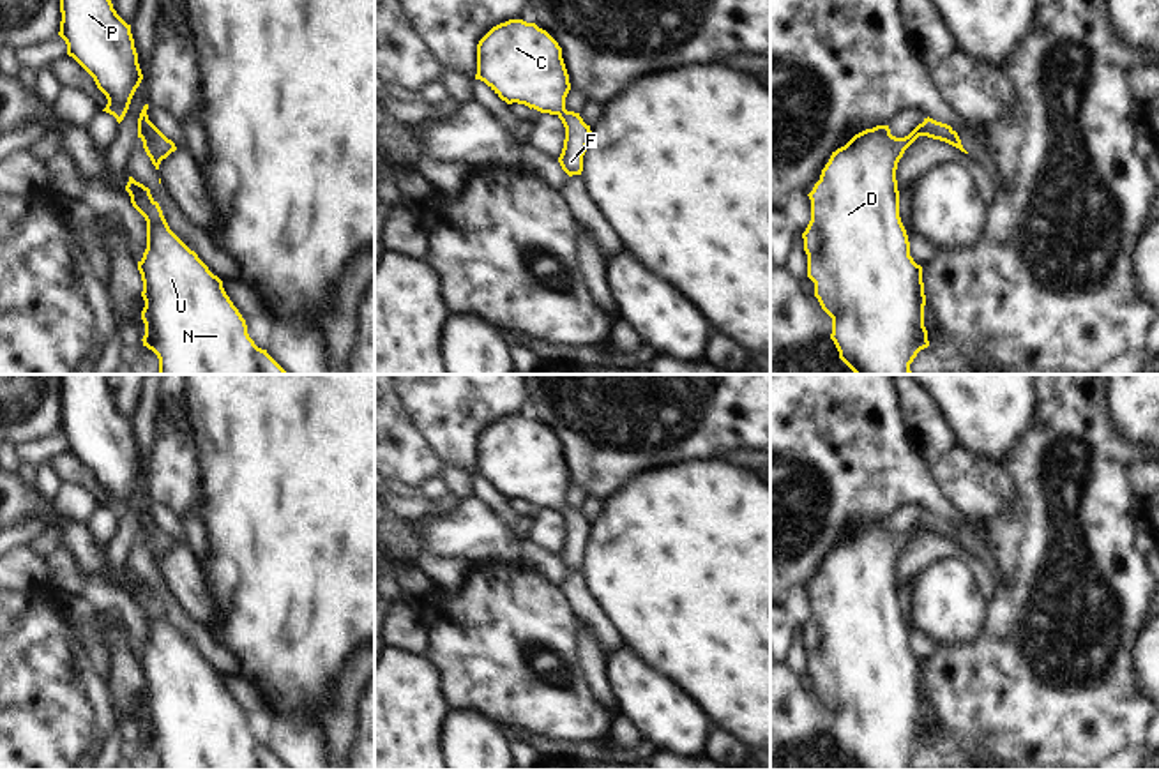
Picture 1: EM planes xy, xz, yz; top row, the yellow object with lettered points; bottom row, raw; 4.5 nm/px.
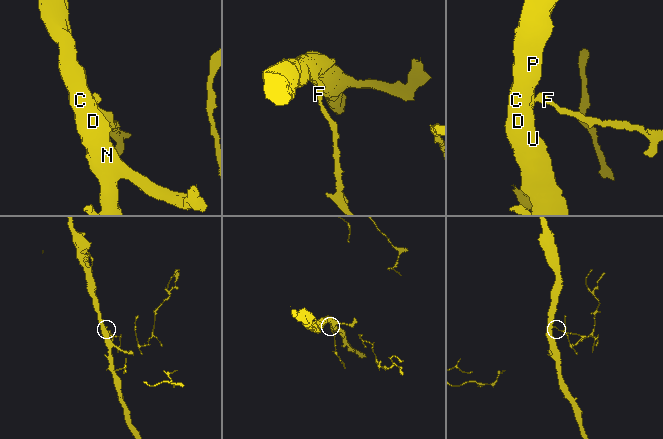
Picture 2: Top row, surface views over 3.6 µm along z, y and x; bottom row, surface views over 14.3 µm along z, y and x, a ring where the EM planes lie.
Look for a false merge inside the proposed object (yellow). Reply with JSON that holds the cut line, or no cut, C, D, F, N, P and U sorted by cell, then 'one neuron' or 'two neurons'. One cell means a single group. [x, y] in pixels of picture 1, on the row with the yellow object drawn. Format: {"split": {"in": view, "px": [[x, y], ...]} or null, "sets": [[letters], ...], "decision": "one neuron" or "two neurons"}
{"split": null, "sets": [["C", "D", "F", "N", "P", "U"]], "decision": "one neuron"}

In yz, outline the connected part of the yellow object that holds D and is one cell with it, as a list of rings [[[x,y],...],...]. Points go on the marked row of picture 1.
[[[929,117],[905,138],[892,136],[889,125],[876,125],[832,152],[807,194],[811,221],[802,233],[807,277],[814,283],[822,309],[832,318],[830,339],[839,359],[855,374],[912,374],[910,364],[929,346],[922,267],[910,256],[896,180],[899,159],[919,136],[945,141],[968,154],[951,125]]]

